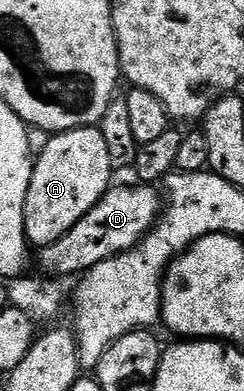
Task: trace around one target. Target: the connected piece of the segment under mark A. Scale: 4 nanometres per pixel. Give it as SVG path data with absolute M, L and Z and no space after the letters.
M98 127L54 133L49 146L33 160L23 215L28 245L35 247L36 244L36 249L42 250L57 242L57 238L69 234L69 230L73 230L73 226L77 226L112 187L111 175L109 146L105 146L105 138L101 138Z

